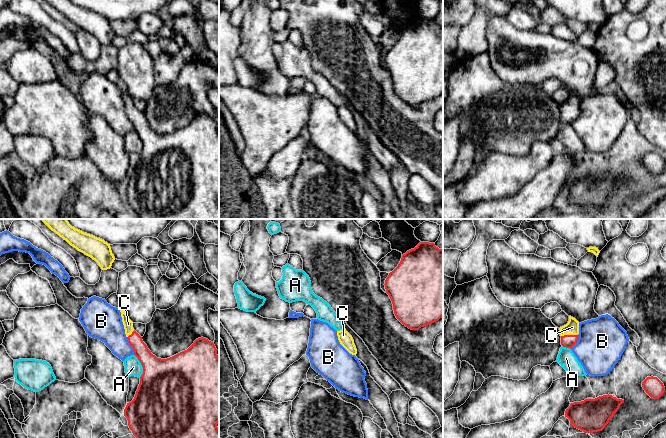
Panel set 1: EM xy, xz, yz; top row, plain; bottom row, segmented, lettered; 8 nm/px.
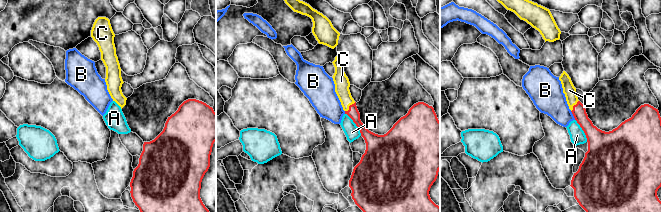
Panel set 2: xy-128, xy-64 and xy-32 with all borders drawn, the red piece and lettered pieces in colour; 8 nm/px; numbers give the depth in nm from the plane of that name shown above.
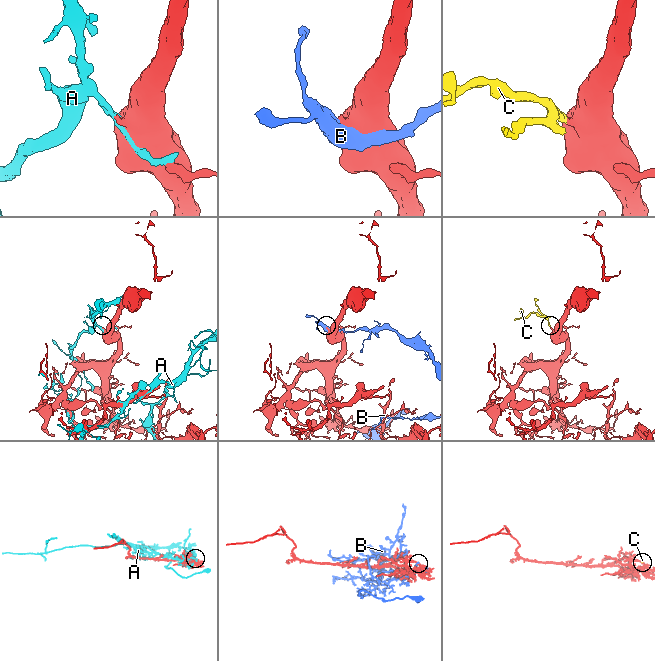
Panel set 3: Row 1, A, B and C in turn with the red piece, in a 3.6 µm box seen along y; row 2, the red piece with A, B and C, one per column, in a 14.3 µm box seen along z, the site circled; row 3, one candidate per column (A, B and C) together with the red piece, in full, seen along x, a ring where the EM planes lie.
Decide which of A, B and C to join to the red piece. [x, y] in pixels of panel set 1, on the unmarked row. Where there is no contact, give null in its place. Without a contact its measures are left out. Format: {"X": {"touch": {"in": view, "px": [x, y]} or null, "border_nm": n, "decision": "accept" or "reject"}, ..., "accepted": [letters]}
{"A": {"touch": {"in": "xy", "px": [142, 142]}, "border_nm": 200, "decision": "reject"}, "B": {"touch": {"in": "xy", "px": [131, 121]}, "border_nm": 160, "decision": "reject"}, "C": {"touch": {"in": "yz", "px": [569, 111]}, "border_nm": 140, "decision": "accept"}, "accepted": ["C"]}

